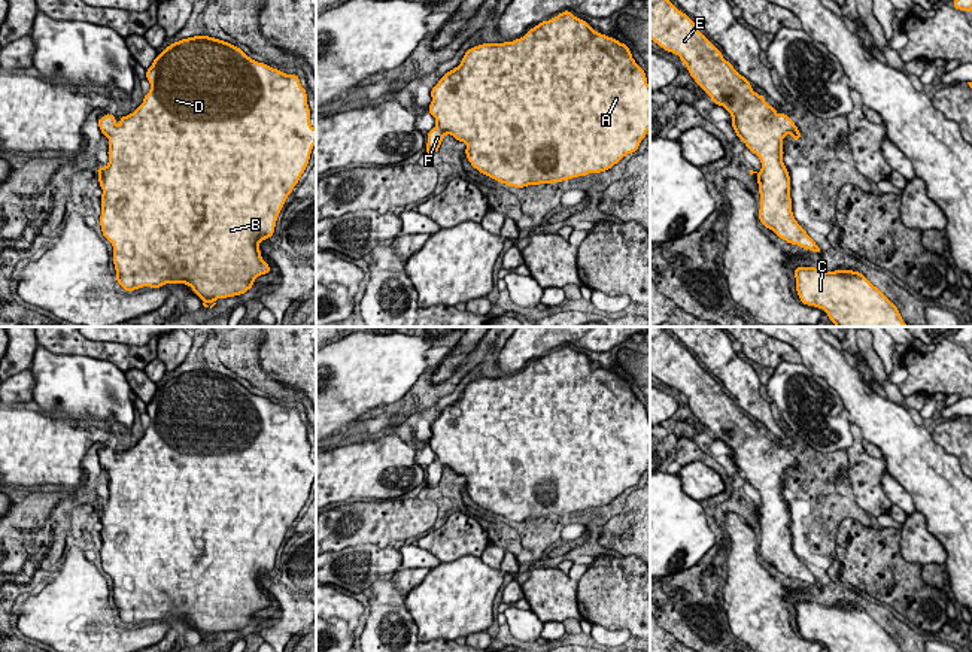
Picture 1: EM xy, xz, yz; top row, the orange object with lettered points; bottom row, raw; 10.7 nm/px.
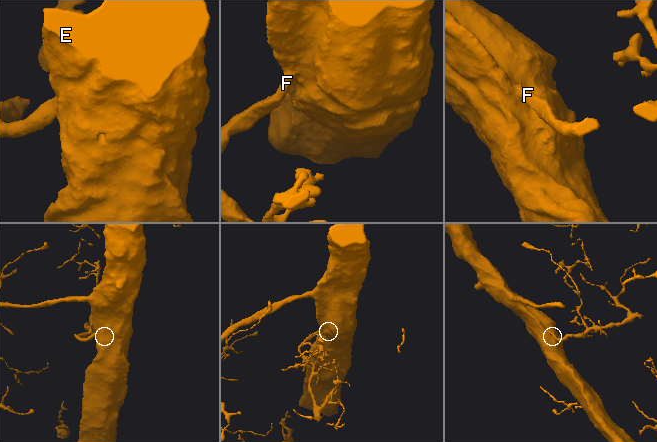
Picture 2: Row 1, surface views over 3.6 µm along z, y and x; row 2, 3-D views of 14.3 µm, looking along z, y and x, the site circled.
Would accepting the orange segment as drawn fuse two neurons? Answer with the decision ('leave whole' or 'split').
leave whole

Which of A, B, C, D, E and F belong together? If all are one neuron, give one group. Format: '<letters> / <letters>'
A B C D E F

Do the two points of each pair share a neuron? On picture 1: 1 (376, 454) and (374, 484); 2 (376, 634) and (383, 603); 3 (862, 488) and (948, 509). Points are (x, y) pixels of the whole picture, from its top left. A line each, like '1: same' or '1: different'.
1: same
2: same
3: different

